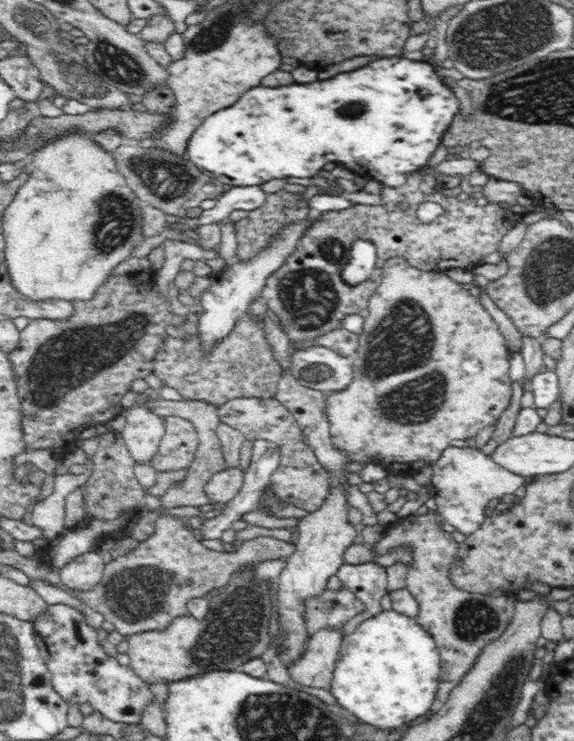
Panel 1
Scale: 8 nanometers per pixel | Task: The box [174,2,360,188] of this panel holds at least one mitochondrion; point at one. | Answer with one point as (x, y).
(216, 33)

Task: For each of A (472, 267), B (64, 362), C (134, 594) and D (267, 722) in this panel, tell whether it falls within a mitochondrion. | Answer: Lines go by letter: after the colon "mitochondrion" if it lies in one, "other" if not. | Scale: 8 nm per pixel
A: other
B: mitochondrion
C: mitochondrion
D: mitochondrion

